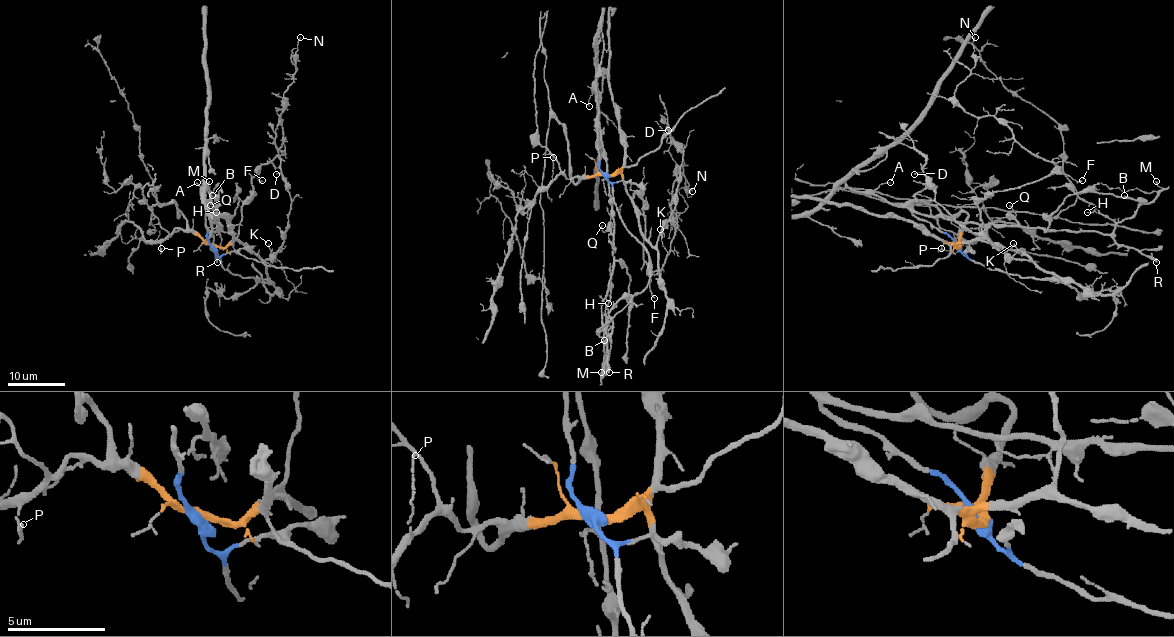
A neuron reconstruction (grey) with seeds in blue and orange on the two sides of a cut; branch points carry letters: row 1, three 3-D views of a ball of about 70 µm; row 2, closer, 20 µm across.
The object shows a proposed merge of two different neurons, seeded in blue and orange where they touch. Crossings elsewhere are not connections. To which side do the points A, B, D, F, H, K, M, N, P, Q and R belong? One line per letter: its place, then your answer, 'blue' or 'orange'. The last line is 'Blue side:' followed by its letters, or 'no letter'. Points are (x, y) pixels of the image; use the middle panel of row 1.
A: place (589, 106); blue
B: place (604, 340); blue
D: place (668, 130); orange
F: place (654, 298); orange
H: place (608, 303); blue
K: place (660, 229); orange
M: place (601, 372); blue
N: place (692, 191); orange
P: place (553, 157); orange
Q: place (602, 225); blue
R: place (609, 372); blue
Blue side: A, B, H, M, Q, R

